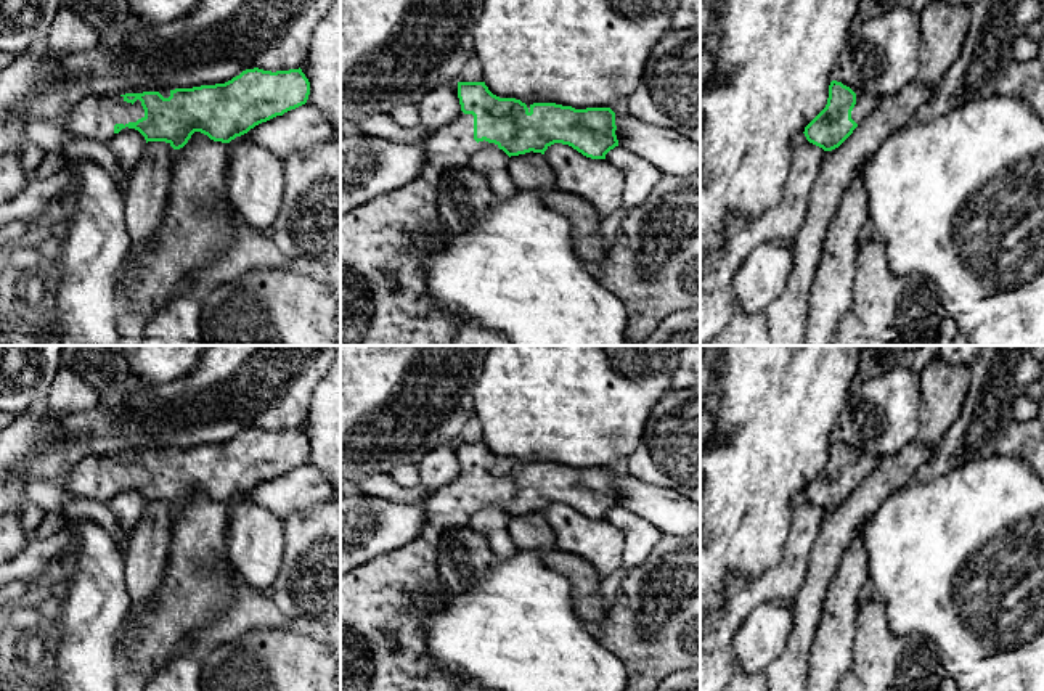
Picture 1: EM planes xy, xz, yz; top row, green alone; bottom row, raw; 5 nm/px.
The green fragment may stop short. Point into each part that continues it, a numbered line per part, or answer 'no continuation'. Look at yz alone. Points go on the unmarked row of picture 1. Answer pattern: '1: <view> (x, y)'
1: yz (866, 463)

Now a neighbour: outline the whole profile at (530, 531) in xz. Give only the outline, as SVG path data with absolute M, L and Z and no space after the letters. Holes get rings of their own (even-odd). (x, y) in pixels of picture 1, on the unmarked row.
M525 513L509 517L509 535L517 550L548 551L556 548L554 532L544 514Z

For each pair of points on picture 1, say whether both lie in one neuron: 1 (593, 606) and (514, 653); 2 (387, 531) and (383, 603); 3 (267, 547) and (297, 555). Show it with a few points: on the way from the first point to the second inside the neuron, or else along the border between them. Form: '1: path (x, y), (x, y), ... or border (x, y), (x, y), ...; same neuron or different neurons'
1: border (567, 577), (572, 587), (574, 611), (587, 622); different neurons
2: border (420, 534), (399, 548), (378, 555), (357, 568); different neurons
3: border (283, 519), (283, 558), (270, 587); different neurons

